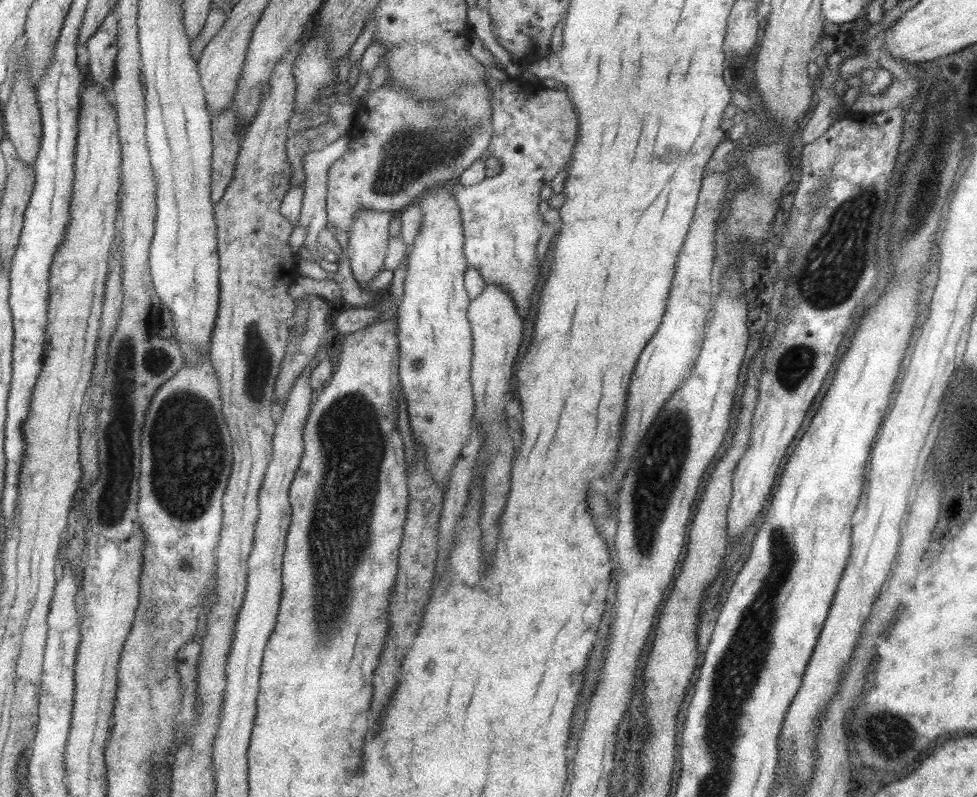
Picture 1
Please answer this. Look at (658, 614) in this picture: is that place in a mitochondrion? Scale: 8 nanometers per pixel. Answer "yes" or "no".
no

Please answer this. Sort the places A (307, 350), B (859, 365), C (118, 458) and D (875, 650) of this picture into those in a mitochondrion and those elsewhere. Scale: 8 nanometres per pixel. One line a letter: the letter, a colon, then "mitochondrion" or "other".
A: other
B: other
C: mitochondrion
D: other

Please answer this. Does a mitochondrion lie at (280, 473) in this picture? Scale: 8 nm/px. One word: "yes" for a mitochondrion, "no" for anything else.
no

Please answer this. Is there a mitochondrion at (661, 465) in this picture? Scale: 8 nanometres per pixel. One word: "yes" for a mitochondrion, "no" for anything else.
yes

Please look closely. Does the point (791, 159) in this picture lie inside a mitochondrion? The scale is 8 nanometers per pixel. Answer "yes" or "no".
no

